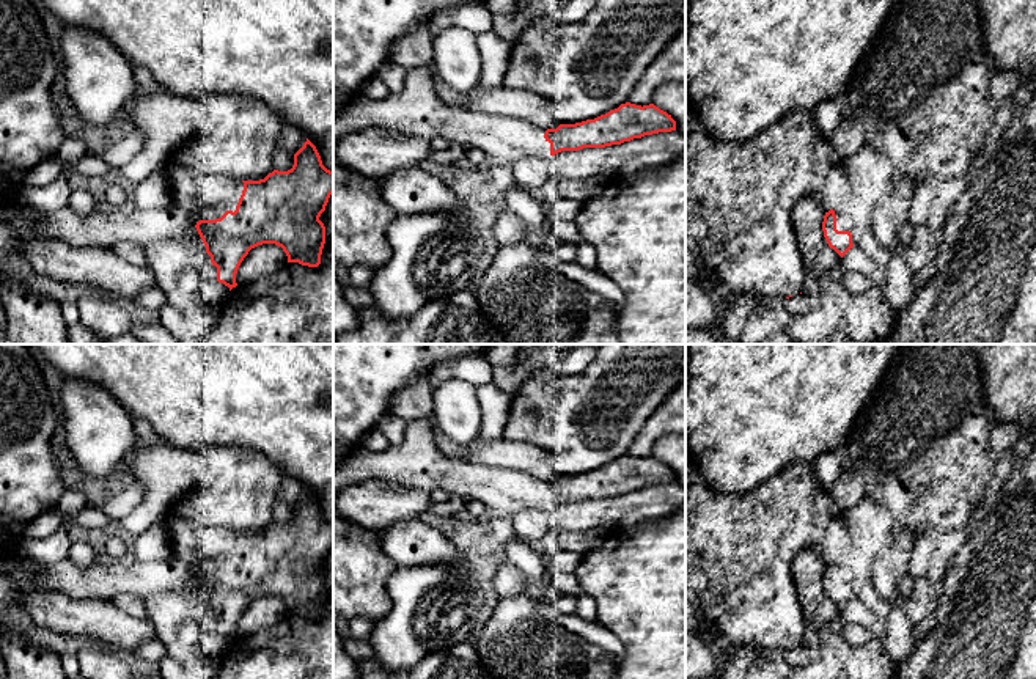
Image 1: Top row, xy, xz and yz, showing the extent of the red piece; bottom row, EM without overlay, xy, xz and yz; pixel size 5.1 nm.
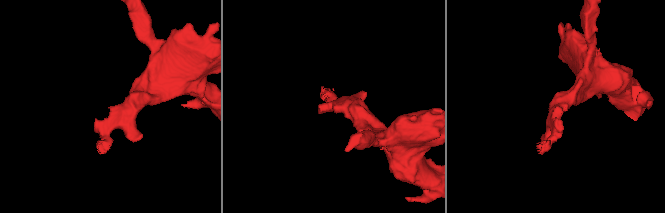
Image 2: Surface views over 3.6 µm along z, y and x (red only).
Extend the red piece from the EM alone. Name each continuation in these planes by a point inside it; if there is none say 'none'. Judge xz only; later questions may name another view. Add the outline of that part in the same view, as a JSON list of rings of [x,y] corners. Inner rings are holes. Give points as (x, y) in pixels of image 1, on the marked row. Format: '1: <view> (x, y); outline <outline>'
1: xz (417, 110); outline [[[429,66],[407,71],[406,85],[398,93],[376,101],[358,94],[333,110],[333,137],[360,134],[369,127],[390,129],[420,140],[445,138],[479,148],[501,163],[524,157],[552,157],[546,130],[528,123],[453,107],[443,102],[434,86]]]

